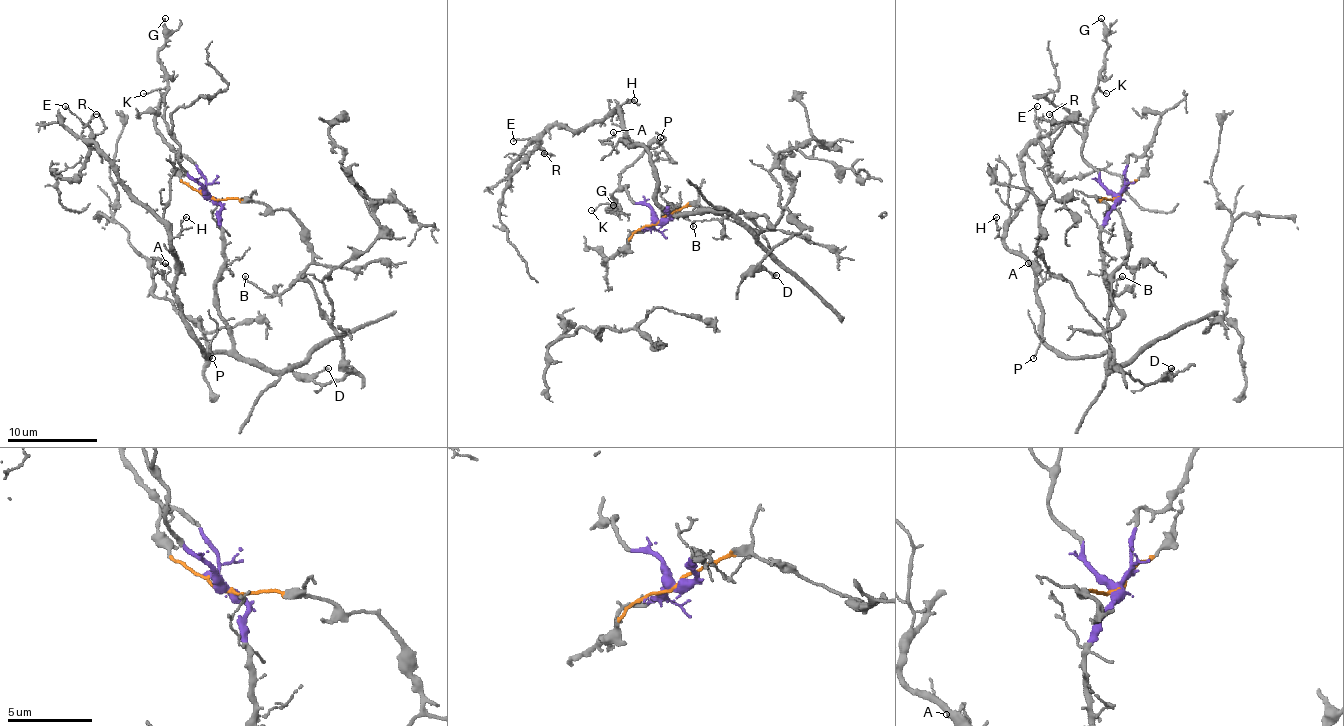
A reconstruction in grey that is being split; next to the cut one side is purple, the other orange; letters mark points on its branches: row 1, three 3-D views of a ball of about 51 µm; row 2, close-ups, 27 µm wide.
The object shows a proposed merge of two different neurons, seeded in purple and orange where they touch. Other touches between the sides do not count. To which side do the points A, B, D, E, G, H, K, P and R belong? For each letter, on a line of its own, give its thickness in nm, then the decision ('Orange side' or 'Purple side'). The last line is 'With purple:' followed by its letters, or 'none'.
A: Thickness 110 nm. Purple side
B: Thickness 110 nm. Orange side
D: Thickness 180 nm. Orange side
E: Thickness 110 nm. Purple side
G: Thickness 130 nm. Purple side
H: Thickness 100 nm. Purple side
K: Thickness 80 nm. Purple side
P: Thickness 100 nm. Purple side
R: Thickness 100 nm. Purple side
With purple: A, E, G, H, K, P, R

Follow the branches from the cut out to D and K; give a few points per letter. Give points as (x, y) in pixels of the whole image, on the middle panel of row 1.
D: (656, 222), (701, 206), (759, 231), (752, 218), (775, 224), (786, 209), (799, 229), (761, 265), (777, 276)
K: (656, 222), (656, 215), (629, 195), (627, 186), (613, 193), (613, 202), (591, 211)

